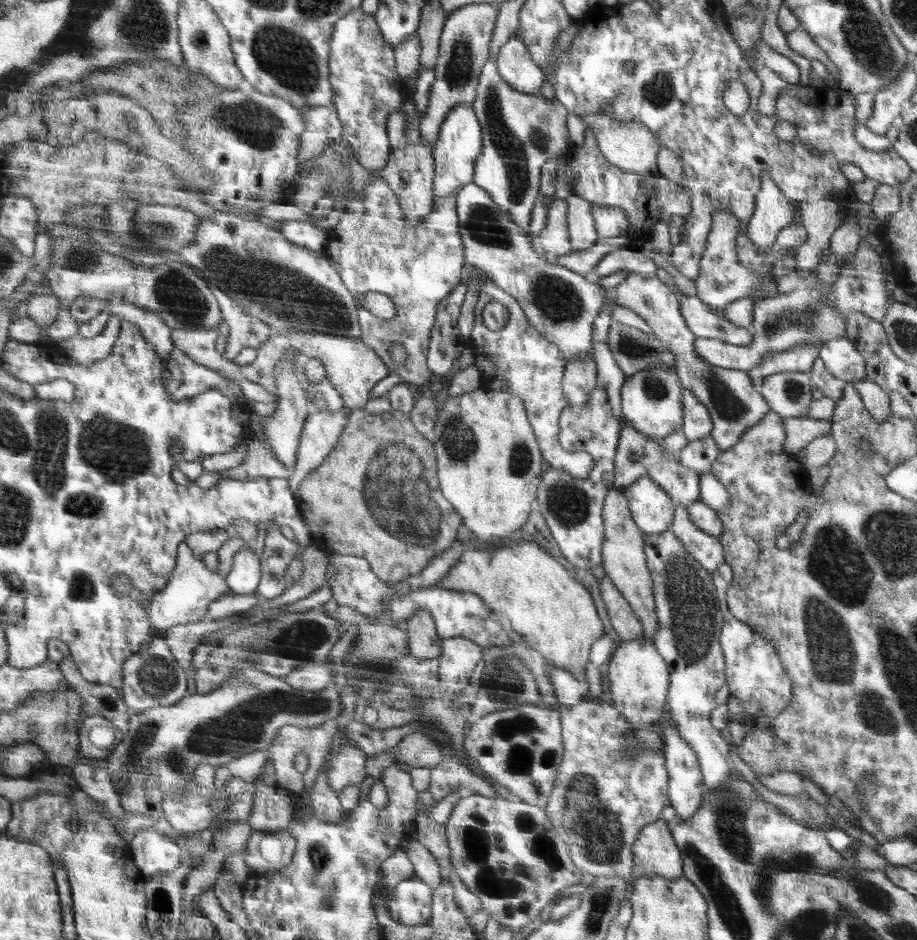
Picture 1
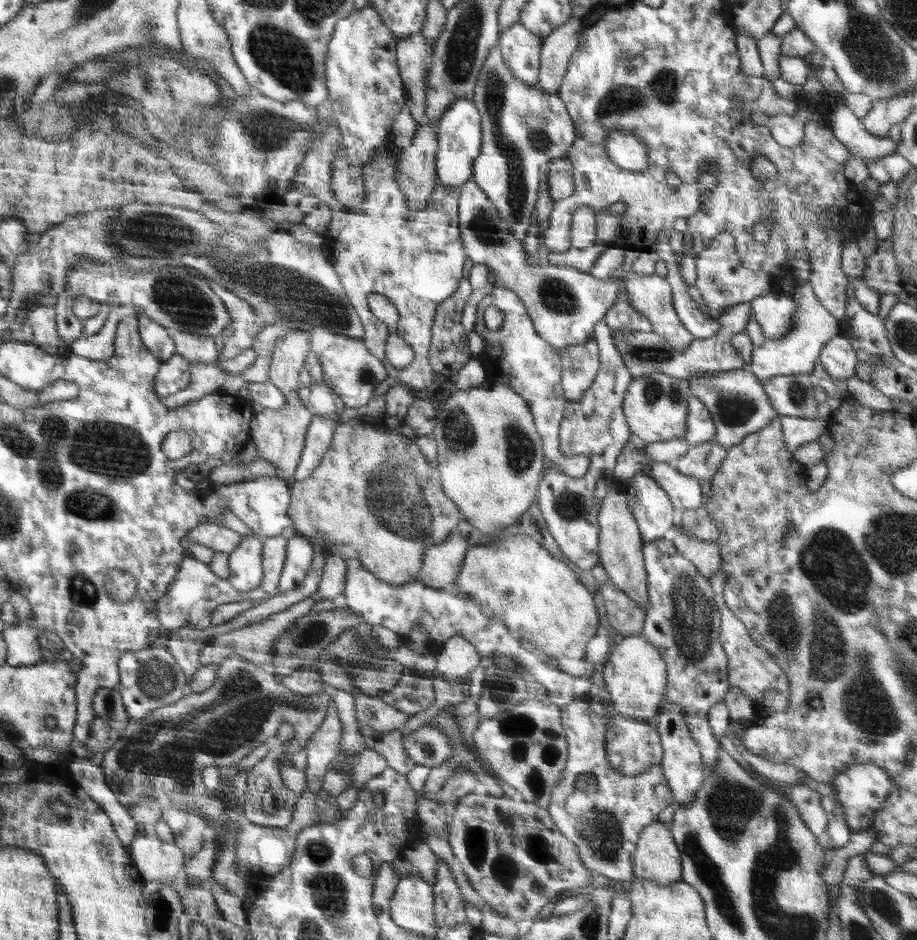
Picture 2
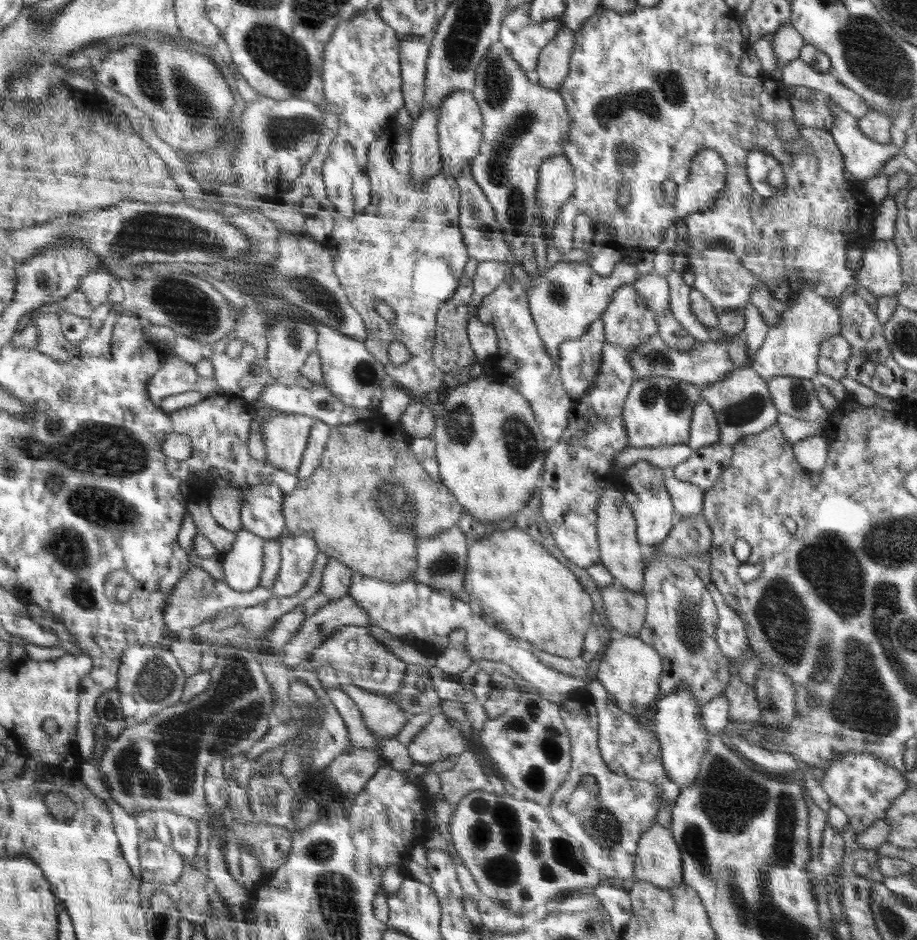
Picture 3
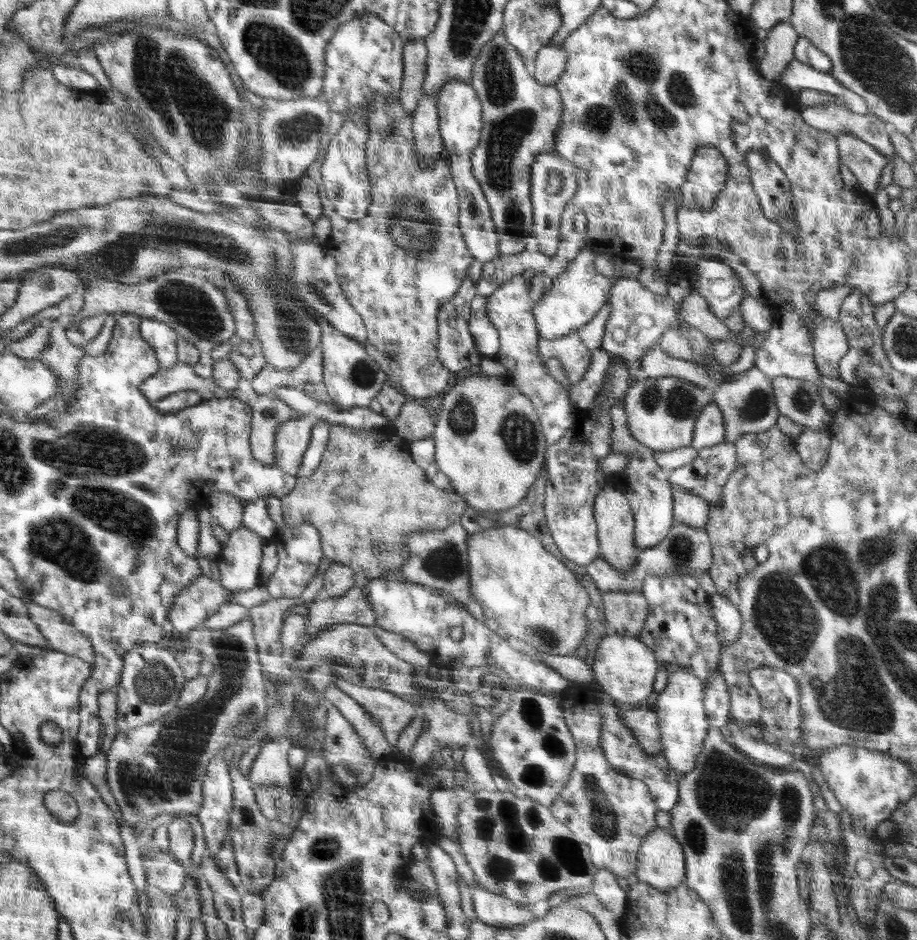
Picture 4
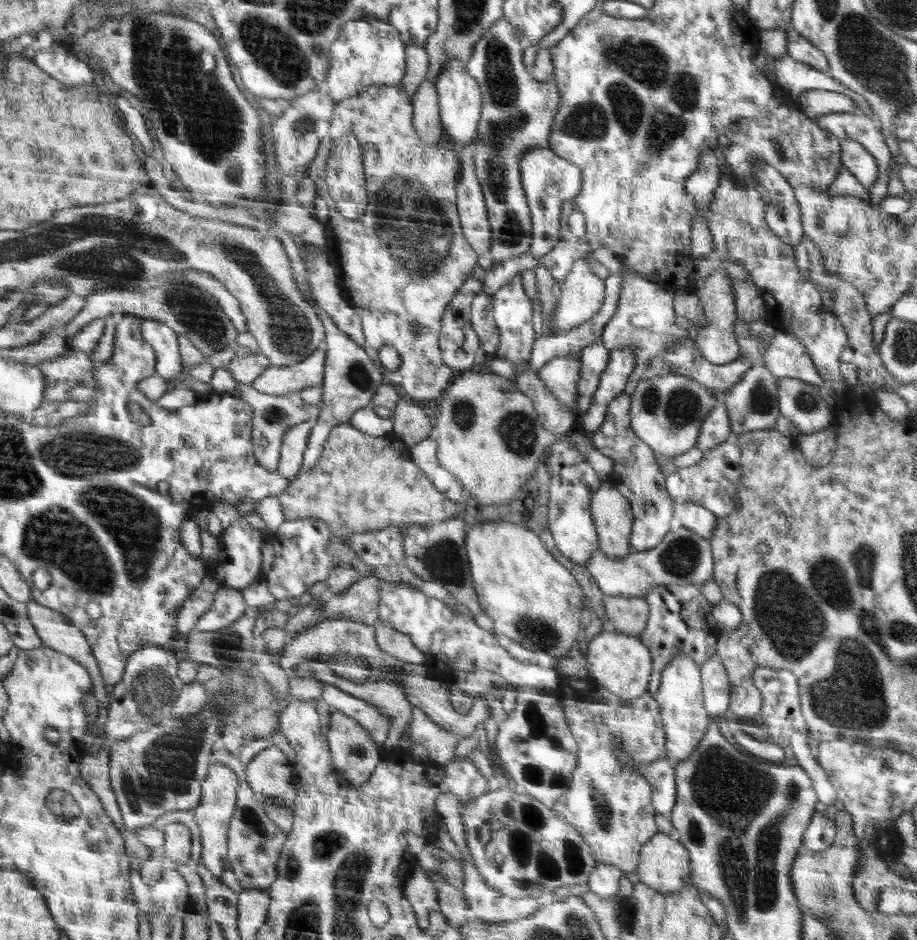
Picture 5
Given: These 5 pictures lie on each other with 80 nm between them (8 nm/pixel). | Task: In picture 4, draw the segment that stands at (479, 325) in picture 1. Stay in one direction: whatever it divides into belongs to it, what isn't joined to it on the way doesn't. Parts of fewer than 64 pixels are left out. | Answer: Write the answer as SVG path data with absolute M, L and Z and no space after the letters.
M521 275L513 276L500 284L499 288L486 298L486 314L499 332L499 351L490 358L500 362L507 369L503 378L512 383L527 396L538 415L546 445L560 440L574 424L576 410L571 404L568 392L556 379L546 373L546 363L540 361L537 350L539 335L530 299L528 284Z

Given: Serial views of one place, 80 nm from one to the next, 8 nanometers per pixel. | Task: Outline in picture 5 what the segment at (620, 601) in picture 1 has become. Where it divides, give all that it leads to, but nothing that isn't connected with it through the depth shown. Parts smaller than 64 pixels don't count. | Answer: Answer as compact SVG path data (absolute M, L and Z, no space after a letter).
M605 595L605 615L618 632L638 637L649 619L649 606L644 598Z

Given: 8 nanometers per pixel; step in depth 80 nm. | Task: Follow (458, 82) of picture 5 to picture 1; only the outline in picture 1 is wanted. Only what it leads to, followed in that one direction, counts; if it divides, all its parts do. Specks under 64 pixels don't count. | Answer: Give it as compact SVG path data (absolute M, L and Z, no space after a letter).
M458 105L442 121L436 144L433 146L435 173L433 194L444 199L455 194L465 184L473 182L476 159L482 154L481 126L472 105Z

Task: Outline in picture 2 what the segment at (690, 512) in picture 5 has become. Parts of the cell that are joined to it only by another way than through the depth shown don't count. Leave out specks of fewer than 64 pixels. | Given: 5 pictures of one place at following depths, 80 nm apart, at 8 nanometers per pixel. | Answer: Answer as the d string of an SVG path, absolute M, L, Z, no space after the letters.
M498 44L494 45L491 48L490 54L485 58L484 64L482 65L482 70L478 75L478 82L476 83L476 88L473 96L473 103L476 105L476 108L479 110L481 116L481 151L480 154L474 159L473 162L473 175L470 180L467 180L464 184L461 184L461 193L458 201L458 210L459 210L459 230L461 234L462 244L466 252L466 257L474 264L486 264L488 268L492 268L494 276L500 280L498 286L508 288L510 292L516 292L518 298L522 300L526 311L528 311L528 316L532 319L533 325L535 326L536 332L548 343L554 350L559 350L570 345L577 345L585 343L593 334L594 327L599 320L605 319L610 332L614 336L614 340L620 353L620 358L626 366L626 370L630 372L630 376L633 377L632 382L630 382L629 387L626 389L623 402L623 413L625 414L625 419L631 432L631 437L626 443L622 454L618 456L614 470L613 478L614 481L628 482L629 479L634 476L638 471L649 474L667 493L669 499L672 502L674 508L681 507L682 509L696 509L700 506L703 506L705 498L709 497L711 491L711 482L705 480L705 482L700 482L696 480L693 476L686 476L682 474L677 468L674 467L674 464L668 462L656 462L655 460L649 460L643 448L647 443L662 442L664 440L672 440L673 438L685 438L686 442L689 445L696 445L702 442L708 442L709 440L715 440L718 444L725 446L727 449L733 447L734 445L740 444L742 439L753 432L758 432L762 430L767 424L770 424L771 420L774 420L780 414L772 406L768 395L763 387L763 382L758 380L752 370L750 369L751 364L751 354L755 347L759 347L764 341L769 340L778 340L780 337L783 337L786 333L789 333L789 330L793 327L793 314L796 310L796 303L794 303L794 296L792 294L796 292L796 289L799 285L808 283L808 277L810 276L810 257L808 253L804 251L798 252L794 263L792 264L792 271L789 273L789 276L784 277L782 280L777 281L776 291L770 294L764 294L758 298L754 298L750 302L751 307L751 316L752 318L748 321L748 324L745 326L745 330L734 334L732 336L731 345L726 346L726 344L720 344L720 331L719 331L719 322L716 317L700 312L696 302L686 294L686 283L682 282L680 276L676 276L676 286L669 286L666 278L662 278L655 273L655 265L659 260L659 257L654 252L652 247L641 248L641 254L638 256L638 259L632 265L633 274L628 278L624 279L611 279L612 274L616 270L620 270L625 259L624 247L621 245L621 242L618 240L622 232L622 222L620 214L613 213L610 210L601 210L598 214L595 215L595 224L596 224L596 244L590 247L587 251L567 251L567 252L550 252L548 254L546 264L540 264L540 262L530 262L529 258L525 252L523 245L523 240L527 236L528 228L532 224L532 214L535 210L535 202L537 199L536 193L538 192L538 186L540 186L540 167L547 166L548 171L548 192L550 193L550 198L552 202L557 202L562 200L567 196L570 196L574 190L573 183L573 164L566 158L567 150L572 146L574 141L574 126L573 120L565 107L564 101L555 93L547 93L546 91L540 90L538 86L530 86L529 84L524 84L520 82L513 74L510 72L506 61L501 53L501 48Z

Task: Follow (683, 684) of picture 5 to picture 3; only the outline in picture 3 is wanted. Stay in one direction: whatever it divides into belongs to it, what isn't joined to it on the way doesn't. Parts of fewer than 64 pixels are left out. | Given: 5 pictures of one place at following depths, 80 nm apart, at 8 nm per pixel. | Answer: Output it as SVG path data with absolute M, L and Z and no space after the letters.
M678 687L673 693L662 695L654 704L653 725L660 742L662 766L668 780L679 790L690 788L700 772L702 755L705 755L709 734L700 722L700 708L688 687Z

